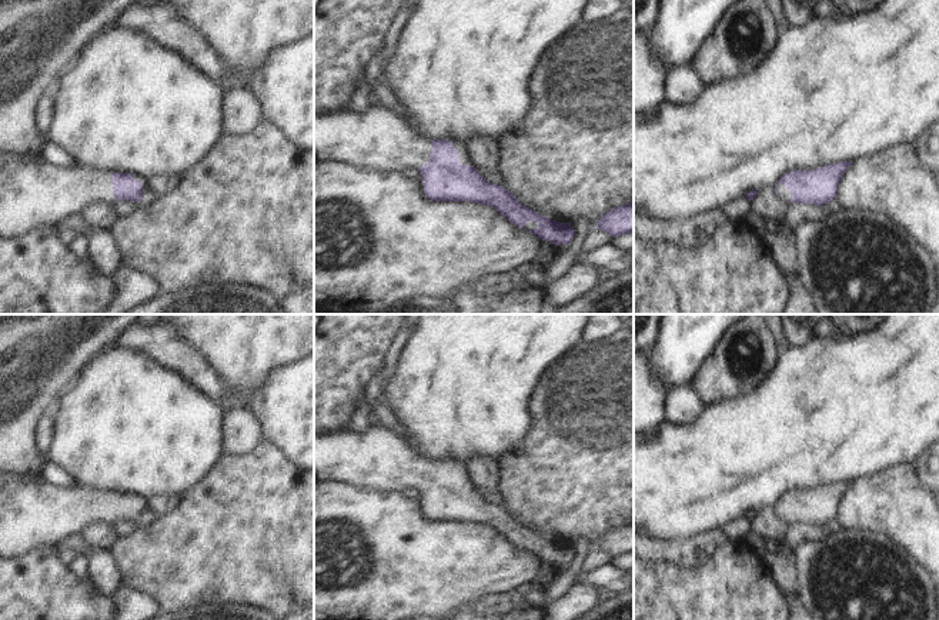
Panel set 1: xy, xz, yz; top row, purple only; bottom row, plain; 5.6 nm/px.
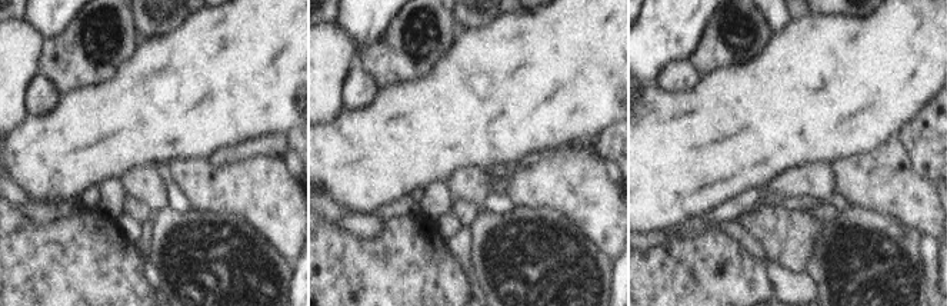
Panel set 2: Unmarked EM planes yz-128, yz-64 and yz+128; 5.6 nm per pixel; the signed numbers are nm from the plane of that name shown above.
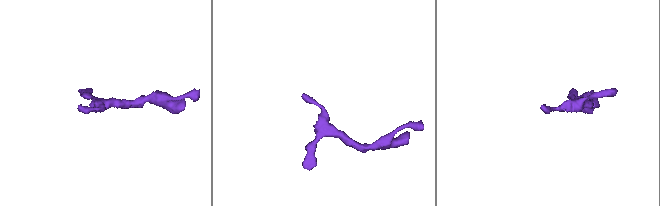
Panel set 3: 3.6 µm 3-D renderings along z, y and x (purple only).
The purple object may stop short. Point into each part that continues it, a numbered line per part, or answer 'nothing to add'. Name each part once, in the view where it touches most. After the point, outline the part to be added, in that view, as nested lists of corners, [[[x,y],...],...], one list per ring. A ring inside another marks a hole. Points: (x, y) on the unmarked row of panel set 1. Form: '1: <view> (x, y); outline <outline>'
1: xz (380, 459); outline [[[381,424],[365,433],[351,430],[314,434],[314,480],[342,481],[377,490],[402,493],[407,487],[420,489],[430,480],[431,459],[422,456],[408,440]]]

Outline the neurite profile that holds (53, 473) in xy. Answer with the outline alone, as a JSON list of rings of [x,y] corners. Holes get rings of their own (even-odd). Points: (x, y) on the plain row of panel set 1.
[[[50,459],[44,464],[40,476],[57,487],[73,487],[77,484],[66,470],[54,464]]]

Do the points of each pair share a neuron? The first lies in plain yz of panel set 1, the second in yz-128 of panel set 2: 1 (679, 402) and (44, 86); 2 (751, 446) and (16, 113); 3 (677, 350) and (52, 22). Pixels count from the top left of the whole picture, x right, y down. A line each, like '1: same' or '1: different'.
1: same
2: different
3: same

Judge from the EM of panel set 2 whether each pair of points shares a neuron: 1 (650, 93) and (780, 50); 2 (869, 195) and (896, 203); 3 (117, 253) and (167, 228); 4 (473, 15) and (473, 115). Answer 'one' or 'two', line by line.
1: one
2: one
3: two
4: two

